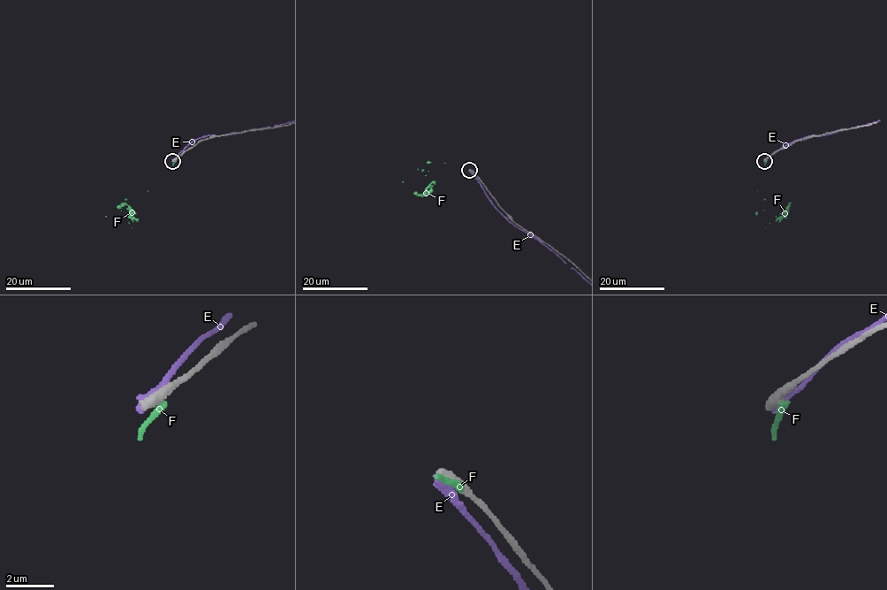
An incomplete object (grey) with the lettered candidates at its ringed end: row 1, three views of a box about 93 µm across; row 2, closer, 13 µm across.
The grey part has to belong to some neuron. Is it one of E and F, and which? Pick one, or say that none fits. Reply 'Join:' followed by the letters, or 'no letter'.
Join: no letter

